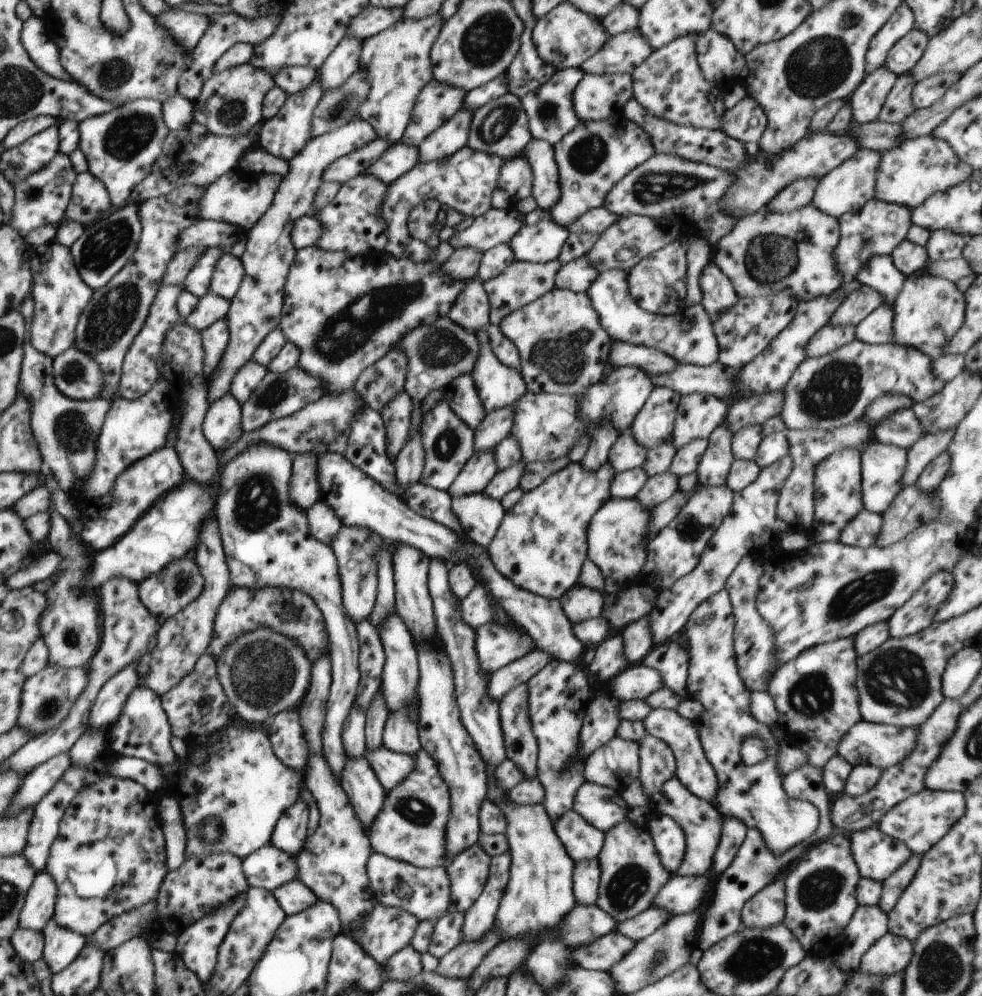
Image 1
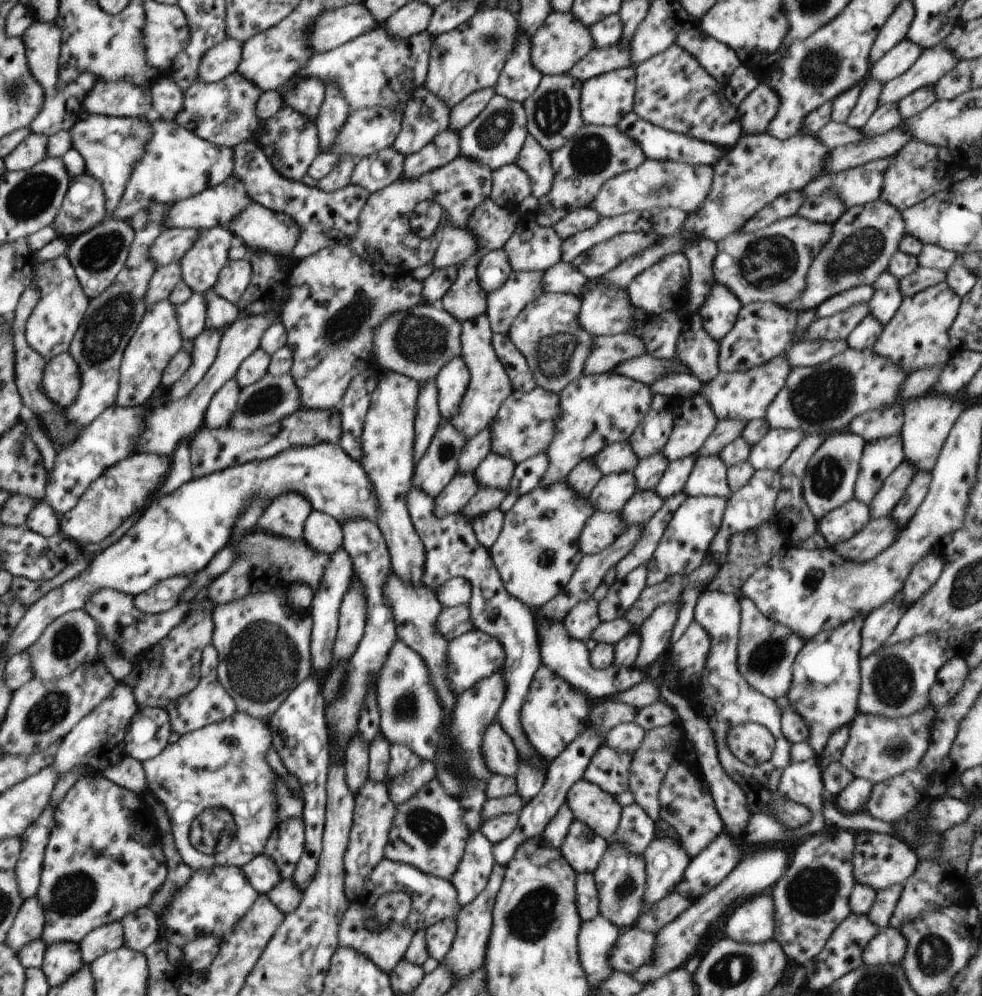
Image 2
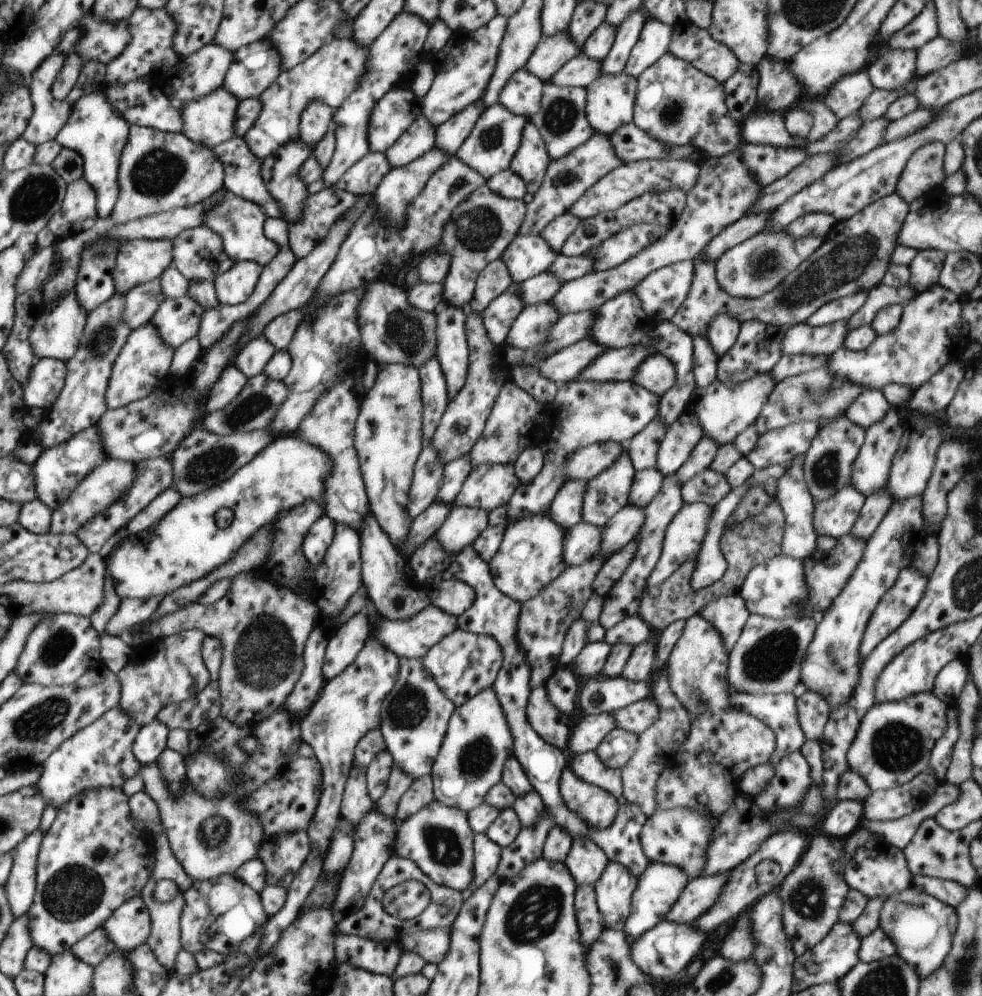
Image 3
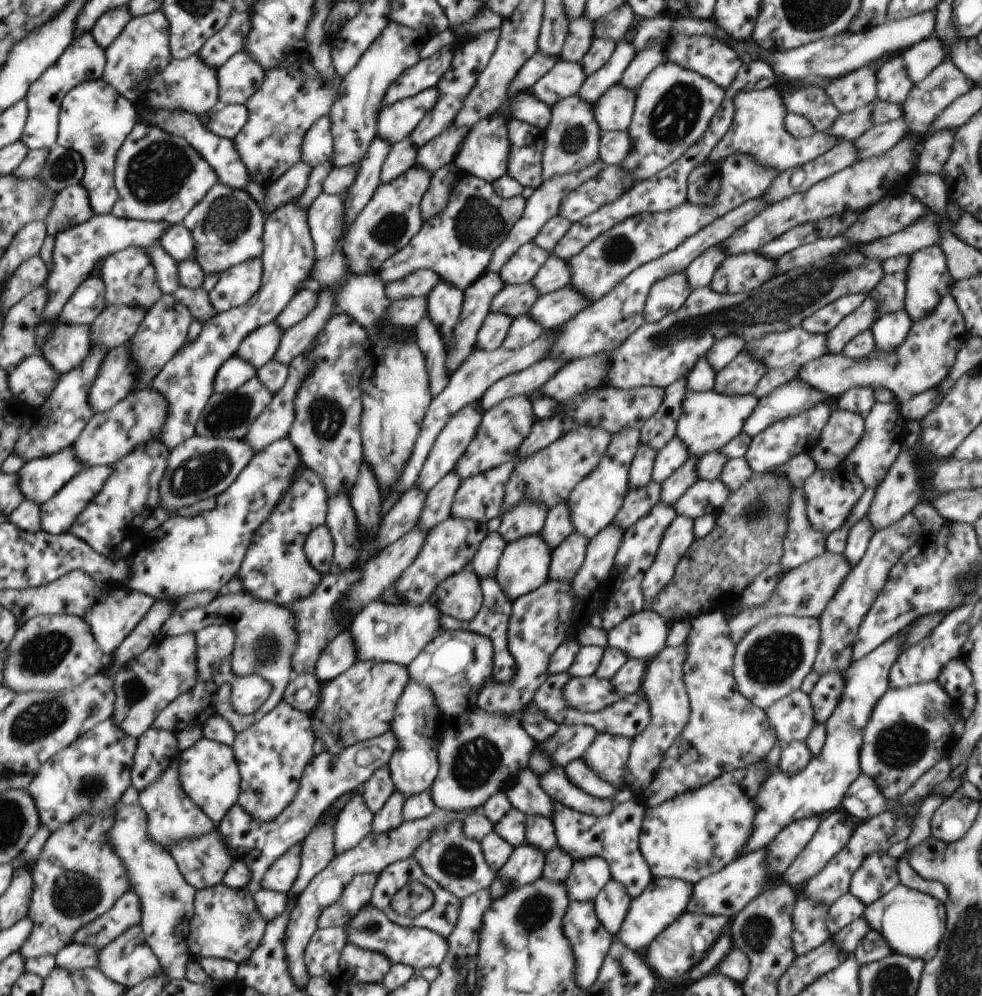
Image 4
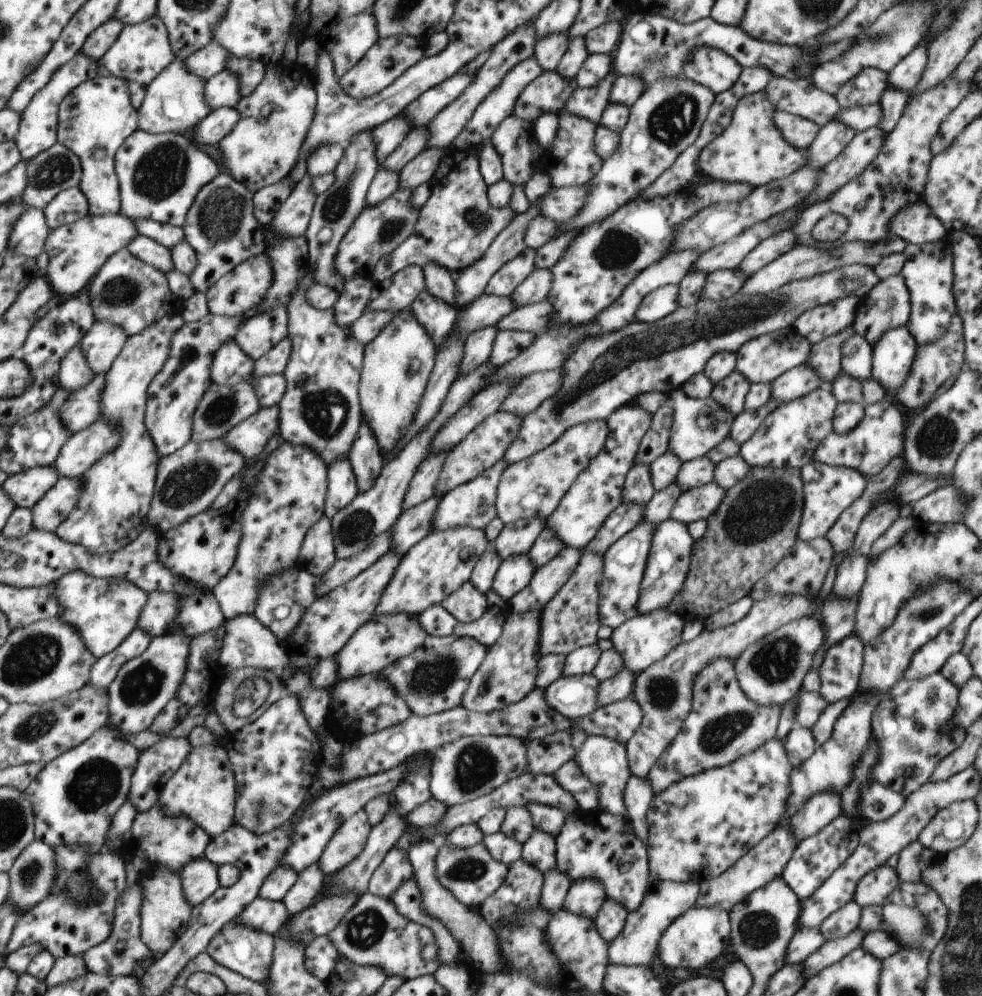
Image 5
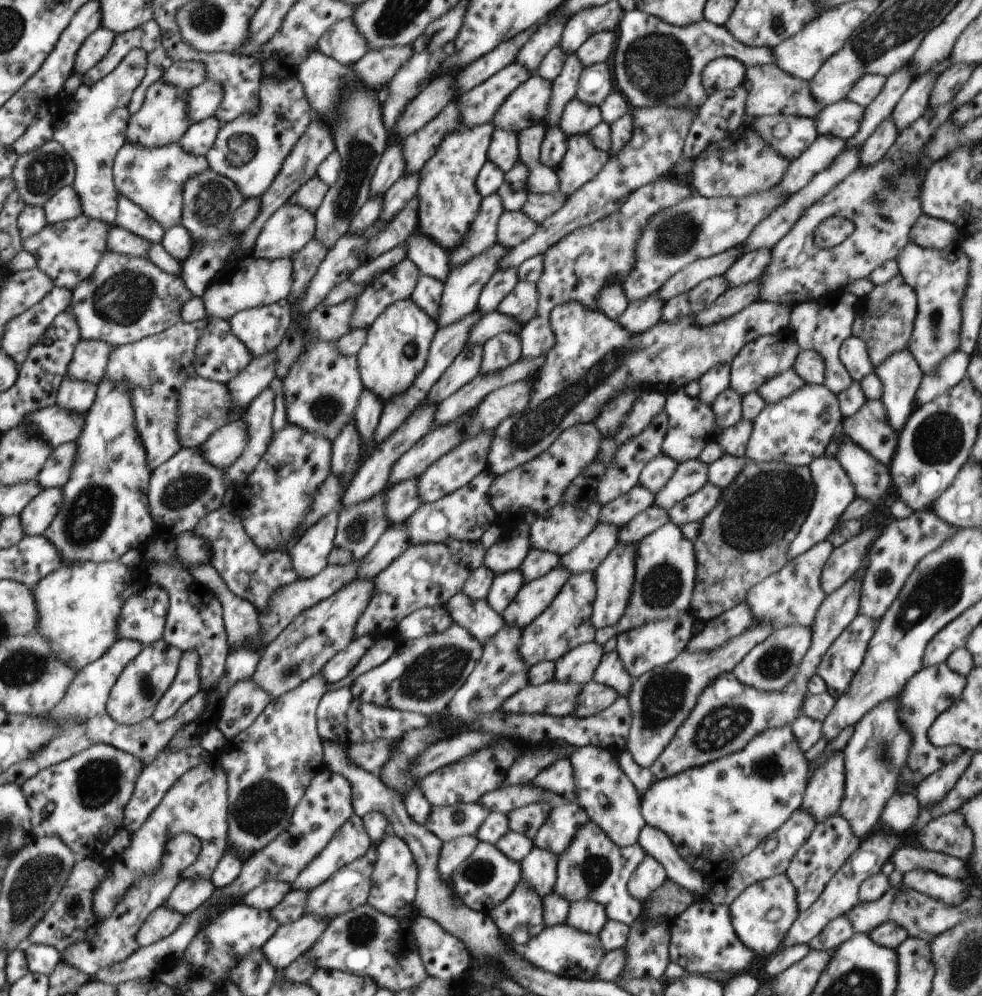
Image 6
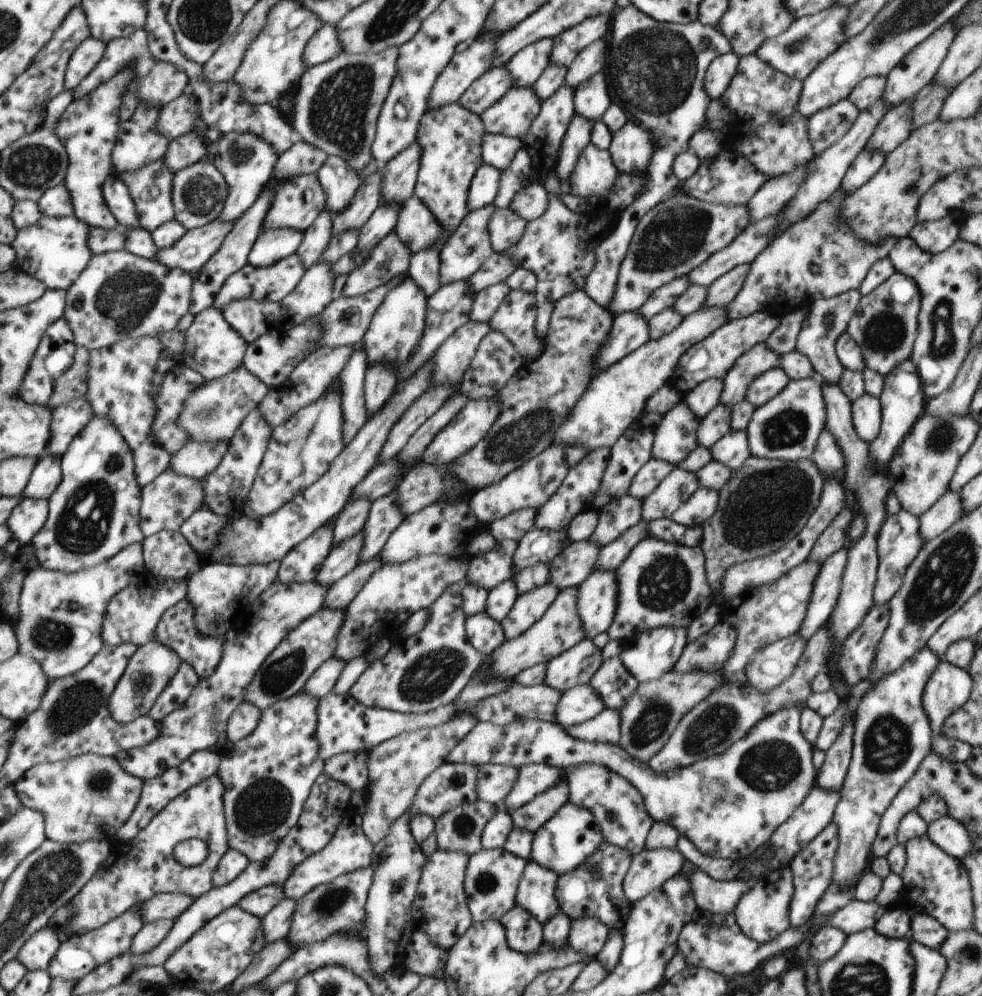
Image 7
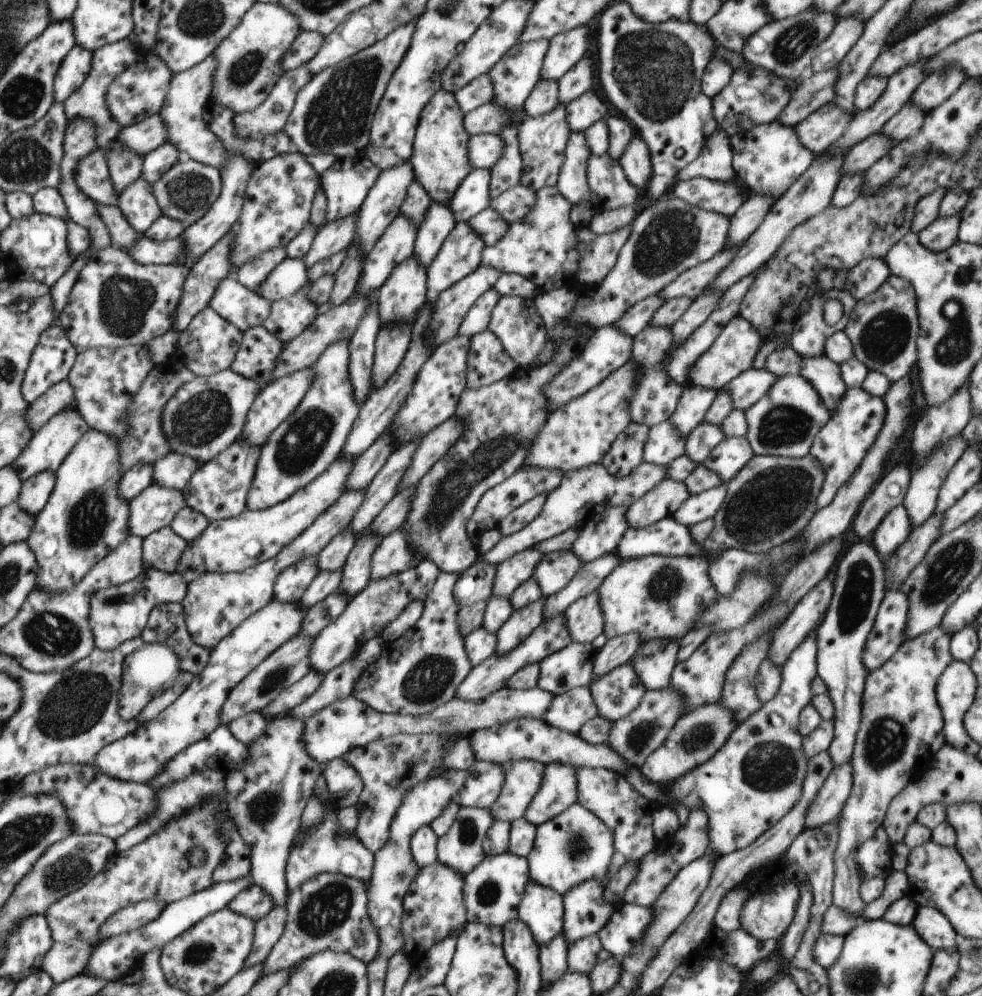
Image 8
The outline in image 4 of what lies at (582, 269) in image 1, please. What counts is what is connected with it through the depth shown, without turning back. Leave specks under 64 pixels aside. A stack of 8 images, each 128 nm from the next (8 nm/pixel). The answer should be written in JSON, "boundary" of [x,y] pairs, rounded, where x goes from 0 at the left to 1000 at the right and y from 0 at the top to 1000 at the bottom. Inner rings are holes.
{"boundary":[[[542,283],[536,285],[514,286],[499,303],[498,313],[511,313],[515,317],[526,317],[537,315],[540,309],[546,305],[550,293],[542,287]]]}

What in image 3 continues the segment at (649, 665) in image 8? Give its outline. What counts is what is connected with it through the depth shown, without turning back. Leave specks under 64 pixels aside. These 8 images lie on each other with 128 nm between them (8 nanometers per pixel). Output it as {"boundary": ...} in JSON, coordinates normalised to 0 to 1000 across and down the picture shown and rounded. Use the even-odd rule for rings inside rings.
{"boundary":[[[648,617],[635,620],[627,629],[616,633],[615,644],[622,650],[633,646],[650,648],[660,641],[667,641],[667,638],[669,636],[666,635],[665,631],[662,631],[652,618]]]}

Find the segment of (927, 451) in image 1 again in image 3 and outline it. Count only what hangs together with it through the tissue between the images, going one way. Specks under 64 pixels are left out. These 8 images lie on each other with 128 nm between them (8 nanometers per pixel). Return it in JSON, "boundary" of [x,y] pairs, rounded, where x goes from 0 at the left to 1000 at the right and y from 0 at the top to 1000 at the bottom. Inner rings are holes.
{"boundary":[[[902,488],[896,490],[894,494],[881,499],[881,505],[876,513],[876,518],[870,524],[870,530],[866,534],[868,538],[883,543],[890,536],[890,533],[898,524],[904,512],[906,512],[908,506],[910,506],[910,502],[904,496]]]}

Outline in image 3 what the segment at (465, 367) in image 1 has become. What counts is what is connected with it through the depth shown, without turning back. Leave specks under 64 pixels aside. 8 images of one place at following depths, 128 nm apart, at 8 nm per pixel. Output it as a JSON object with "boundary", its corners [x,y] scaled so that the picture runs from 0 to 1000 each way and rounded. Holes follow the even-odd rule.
{"boundary":[[[392,278],[381,280],[376,285],[365,307],[365,329],[371,354],[385,366],[432,367],[445,356],[444,315],[415,305],[413,292]]]}

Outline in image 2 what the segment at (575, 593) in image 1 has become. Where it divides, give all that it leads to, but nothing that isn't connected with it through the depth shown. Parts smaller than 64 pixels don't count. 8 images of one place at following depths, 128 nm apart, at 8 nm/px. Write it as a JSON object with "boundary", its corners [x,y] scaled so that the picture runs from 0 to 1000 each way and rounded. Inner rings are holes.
{"boundary":[[[603,599],[589,606],[574,622],[574,631],[585,643],[600,643],[607,631],[612,627],[610,620],[610,606]]]}

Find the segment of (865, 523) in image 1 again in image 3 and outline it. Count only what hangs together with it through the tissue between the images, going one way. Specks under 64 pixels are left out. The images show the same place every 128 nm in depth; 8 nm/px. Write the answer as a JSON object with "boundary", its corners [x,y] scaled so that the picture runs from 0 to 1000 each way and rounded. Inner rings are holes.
{"boundary":[[[868,485],[853,492],[847,500],[830,504],[828,529],[833,538],[853,542],[864,537],[874,522],[881,505],[881,498]]]}

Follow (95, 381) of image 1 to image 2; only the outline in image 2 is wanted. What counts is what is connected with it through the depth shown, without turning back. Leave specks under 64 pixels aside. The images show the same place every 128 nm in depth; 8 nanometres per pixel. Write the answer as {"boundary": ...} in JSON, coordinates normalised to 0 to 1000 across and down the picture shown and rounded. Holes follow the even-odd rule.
{"boundary":[[[62,354],[47,363],[44,372],[45,397],[59,411],[72,408],[80,397],[82,383],[75,357]]]}

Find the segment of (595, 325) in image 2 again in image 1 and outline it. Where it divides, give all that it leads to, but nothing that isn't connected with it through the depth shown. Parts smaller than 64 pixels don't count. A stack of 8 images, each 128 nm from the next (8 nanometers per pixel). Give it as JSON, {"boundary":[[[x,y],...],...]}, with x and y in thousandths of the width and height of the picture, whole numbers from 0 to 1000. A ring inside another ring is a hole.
{"boundary":[[[631,269],[615,271],[596,293],[609,313],[611,327],[625,342],[635,342],[656,349],[673,351],[695,365],[723,367],[731,361],[732,347],[725,324],[714,304],[699,308],[688,315],[668,316],[652,309],[640,289],[640,273]]]}

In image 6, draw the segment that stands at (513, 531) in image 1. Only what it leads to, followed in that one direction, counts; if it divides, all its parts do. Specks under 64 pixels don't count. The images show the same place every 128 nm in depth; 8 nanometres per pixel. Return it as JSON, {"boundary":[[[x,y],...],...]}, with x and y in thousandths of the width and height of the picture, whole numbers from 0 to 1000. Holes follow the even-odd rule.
{"boundary":[[[529,571],[505,577],[495,600],[496,606],[510,618],[533,587],[534,582]]]}

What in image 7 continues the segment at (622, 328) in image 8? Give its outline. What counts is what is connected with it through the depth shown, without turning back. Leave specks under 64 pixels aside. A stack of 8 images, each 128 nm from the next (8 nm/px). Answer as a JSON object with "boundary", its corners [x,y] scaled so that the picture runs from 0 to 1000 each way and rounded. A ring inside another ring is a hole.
{"boundary":[[[700,277],[685,280],[668,291],[650,311],[656,322],[662,322],[669,314],[684,308],[686,303],[702,289]]]}

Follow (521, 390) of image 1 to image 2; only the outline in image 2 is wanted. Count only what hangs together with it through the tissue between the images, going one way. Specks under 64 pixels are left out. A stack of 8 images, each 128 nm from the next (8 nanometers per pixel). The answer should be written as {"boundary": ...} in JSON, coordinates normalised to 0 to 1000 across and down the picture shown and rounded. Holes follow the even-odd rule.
{"boundary":[[[494,315],[468,323],[469,325],[469,359],[476,366],[479,376],[477,391],[470,400],[465,416],[457,422],[457,426],[463,429],[475,441],[485,439],[490,433],[500,428],[511,404],[523,392],[520,388],[516,372],[511,367],[502,349],[502,334]]]}

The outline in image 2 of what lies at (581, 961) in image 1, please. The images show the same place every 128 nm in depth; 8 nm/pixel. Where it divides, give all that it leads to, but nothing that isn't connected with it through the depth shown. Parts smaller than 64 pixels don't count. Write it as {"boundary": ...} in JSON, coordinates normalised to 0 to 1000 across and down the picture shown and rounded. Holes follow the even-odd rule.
{"boundary":[[[648,931],[633,934],[621,960],[622,970],[626,975],[644,978],[648,973],[663,966],[669,938],[654,935]]]}

